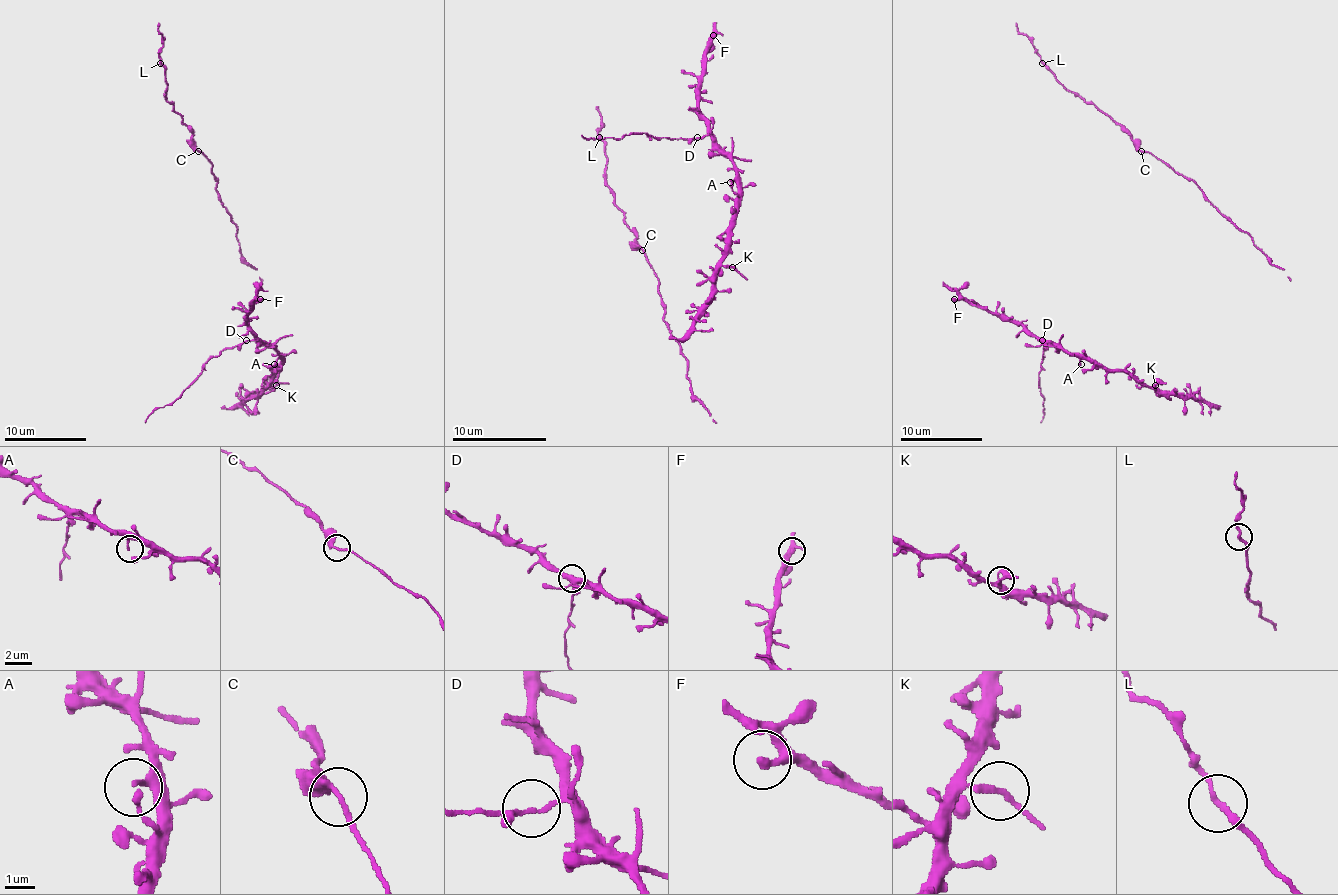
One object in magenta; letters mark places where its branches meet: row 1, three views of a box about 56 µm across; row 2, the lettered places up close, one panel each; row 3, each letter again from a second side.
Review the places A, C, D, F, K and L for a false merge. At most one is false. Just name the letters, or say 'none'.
D

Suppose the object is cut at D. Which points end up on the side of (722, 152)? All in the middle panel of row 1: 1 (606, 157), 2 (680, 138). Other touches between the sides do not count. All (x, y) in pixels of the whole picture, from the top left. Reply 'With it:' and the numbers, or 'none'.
With it: 1

